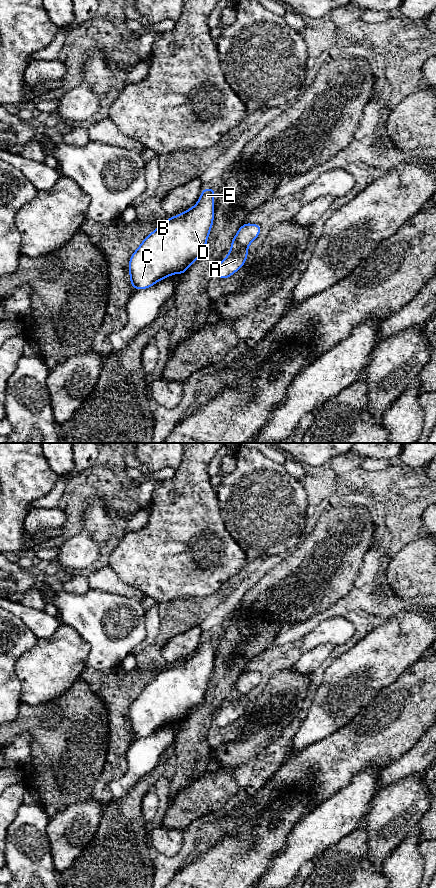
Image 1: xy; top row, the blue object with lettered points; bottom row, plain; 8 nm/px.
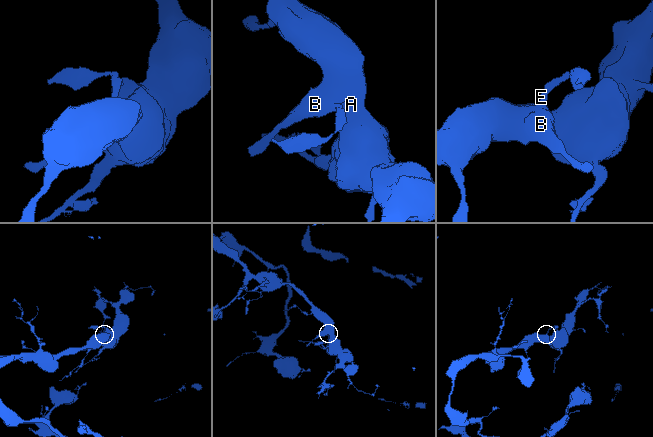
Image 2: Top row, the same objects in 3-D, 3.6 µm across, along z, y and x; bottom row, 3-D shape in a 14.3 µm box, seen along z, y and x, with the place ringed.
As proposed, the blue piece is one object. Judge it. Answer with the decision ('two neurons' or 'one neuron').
one neuron

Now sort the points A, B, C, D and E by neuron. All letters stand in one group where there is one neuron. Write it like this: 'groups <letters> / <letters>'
groups A B C D E

